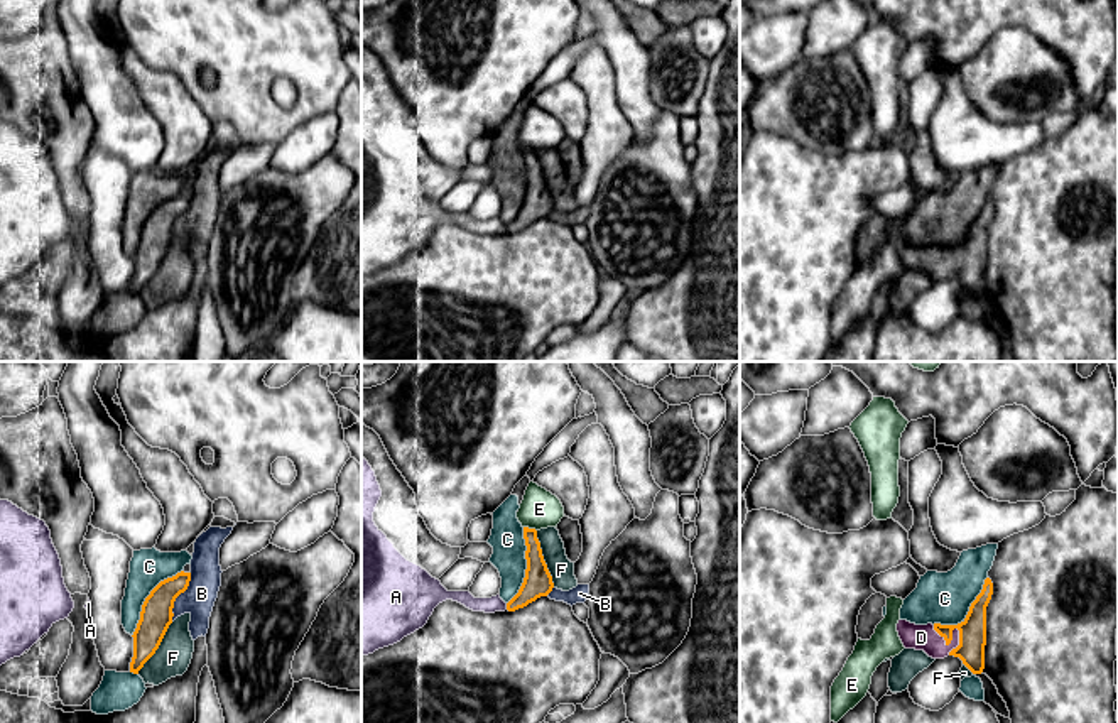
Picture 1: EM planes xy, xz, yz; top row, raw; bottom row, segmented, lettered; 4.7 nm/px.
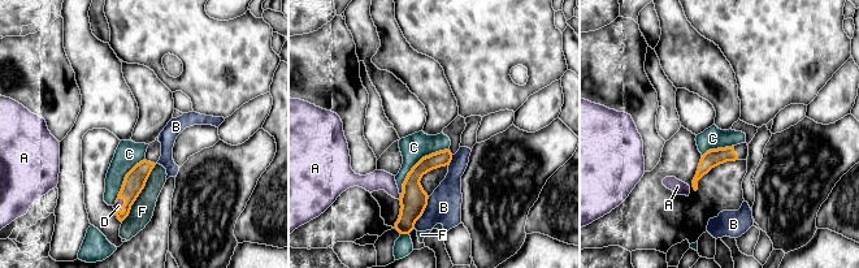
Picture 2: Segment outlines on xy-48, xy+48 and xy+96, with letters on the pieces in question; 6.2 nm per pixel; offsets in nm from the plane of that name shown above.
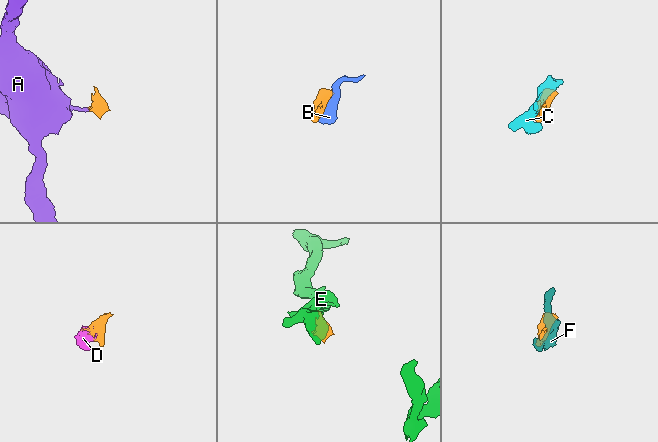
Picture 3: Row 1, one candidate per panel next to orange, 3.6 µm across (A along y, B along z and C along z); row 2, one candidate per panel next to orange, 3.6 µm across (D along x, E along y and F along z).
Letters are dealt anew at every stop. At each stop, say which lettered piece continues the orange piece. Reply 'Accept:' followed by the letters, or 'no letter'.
Accept: D

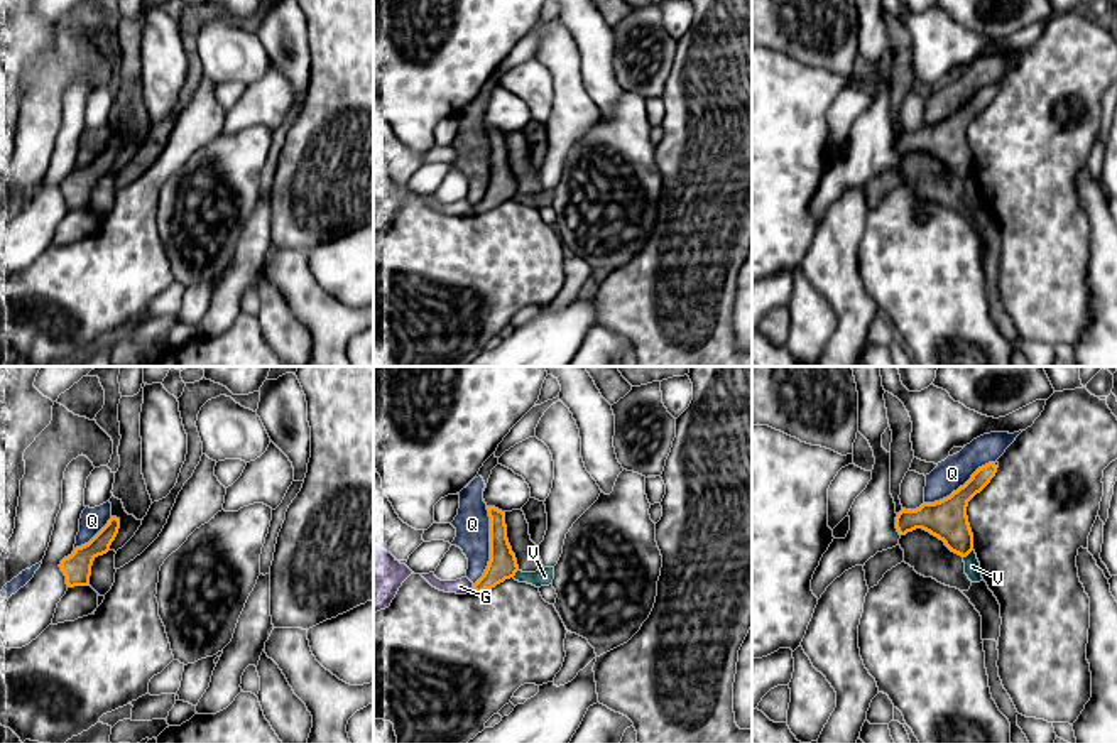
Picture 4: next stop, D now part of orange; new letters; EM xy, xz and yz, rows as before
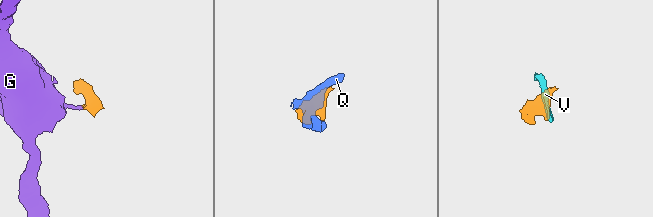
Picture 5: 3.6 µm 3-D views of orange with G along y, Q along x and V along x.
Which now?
Accept: no letter

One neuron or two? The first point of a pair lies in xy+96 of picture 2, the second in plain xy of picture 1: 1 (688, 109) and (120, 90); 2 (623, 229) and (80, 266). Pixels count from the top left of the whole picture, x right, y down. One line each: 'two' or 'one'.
1: one
2: two

